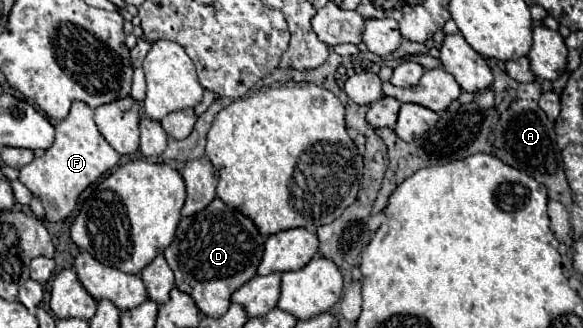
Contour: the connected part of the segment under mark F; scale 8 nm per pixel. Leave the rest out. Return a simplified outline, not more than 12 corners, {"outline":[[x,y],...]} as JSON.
{"outline":[[75,101],[55,143],[19,171],[45,219],[71,215],[121,155]]}

